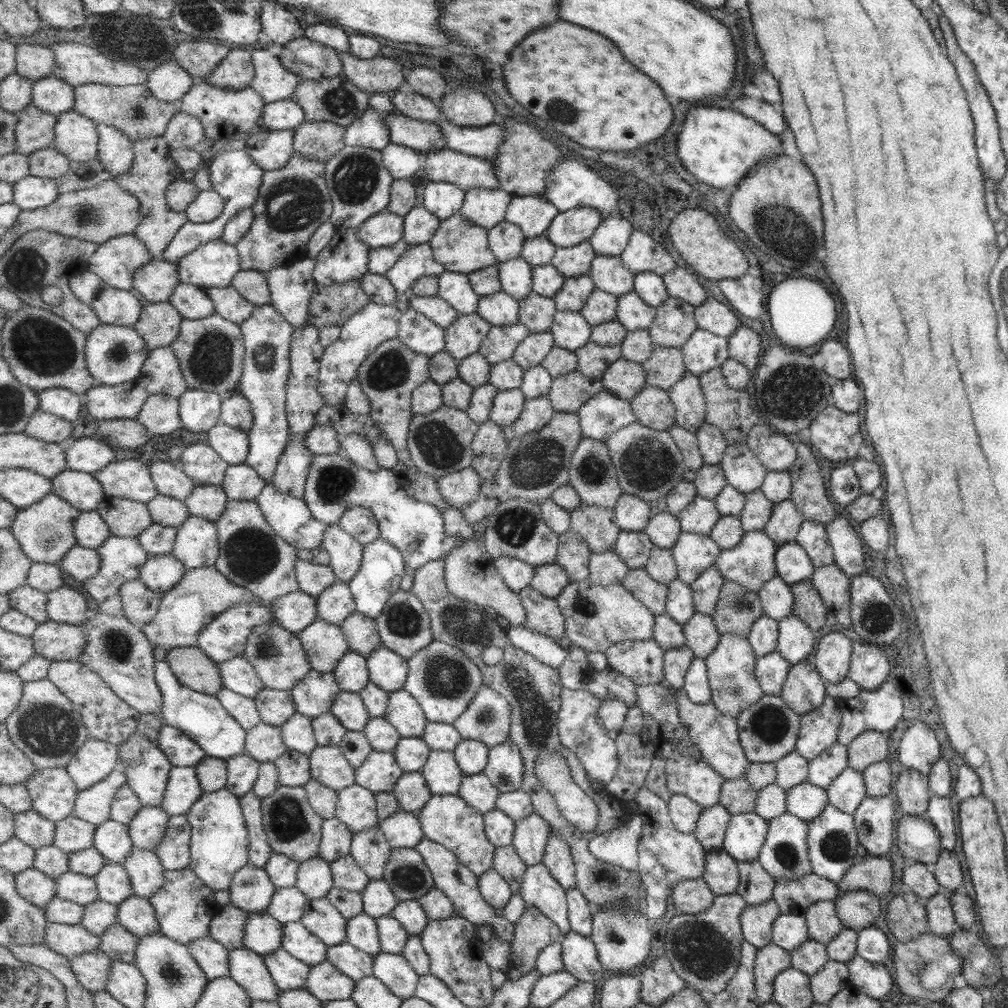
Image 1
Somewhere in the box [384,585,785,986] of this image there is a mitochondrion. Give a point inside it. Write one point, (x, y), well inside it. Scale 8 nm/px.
(700, 949)

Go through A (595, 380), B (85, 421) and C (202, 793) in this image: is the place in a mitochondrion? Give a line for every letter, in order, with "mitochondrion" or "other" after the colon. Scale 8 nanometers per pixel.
A: other
B: other
C: other

